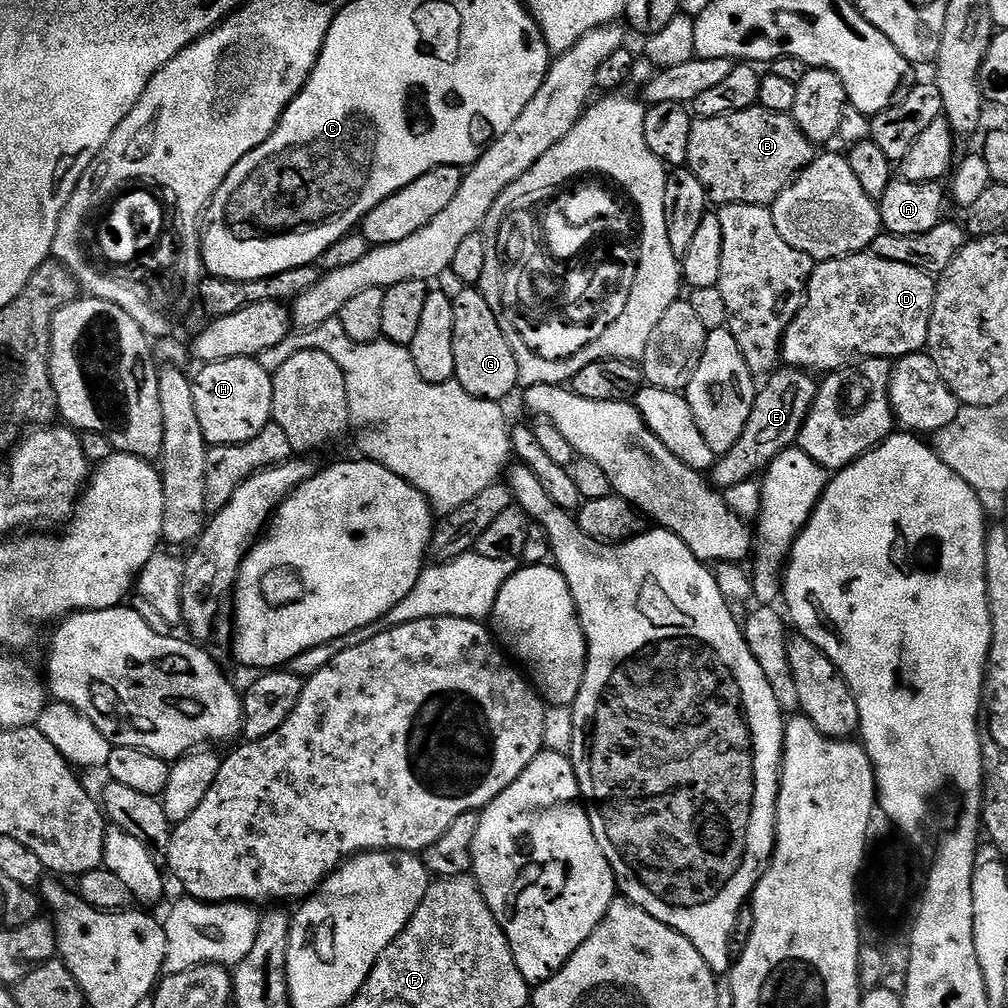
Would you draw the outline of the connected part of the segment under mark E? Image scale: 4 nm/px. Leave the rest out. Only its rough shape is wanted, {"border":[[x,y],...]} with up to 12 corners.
{"border":[[784,366],[710,469],[739,489],[799,441],[817,377]]}

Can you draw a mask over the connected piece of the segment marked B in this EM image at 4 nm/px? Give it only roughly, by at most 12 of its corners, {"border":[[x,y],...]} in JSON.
{"border":[[791,115],[697,119],[687,168],[713,205],[771,205],[812,163]]}

